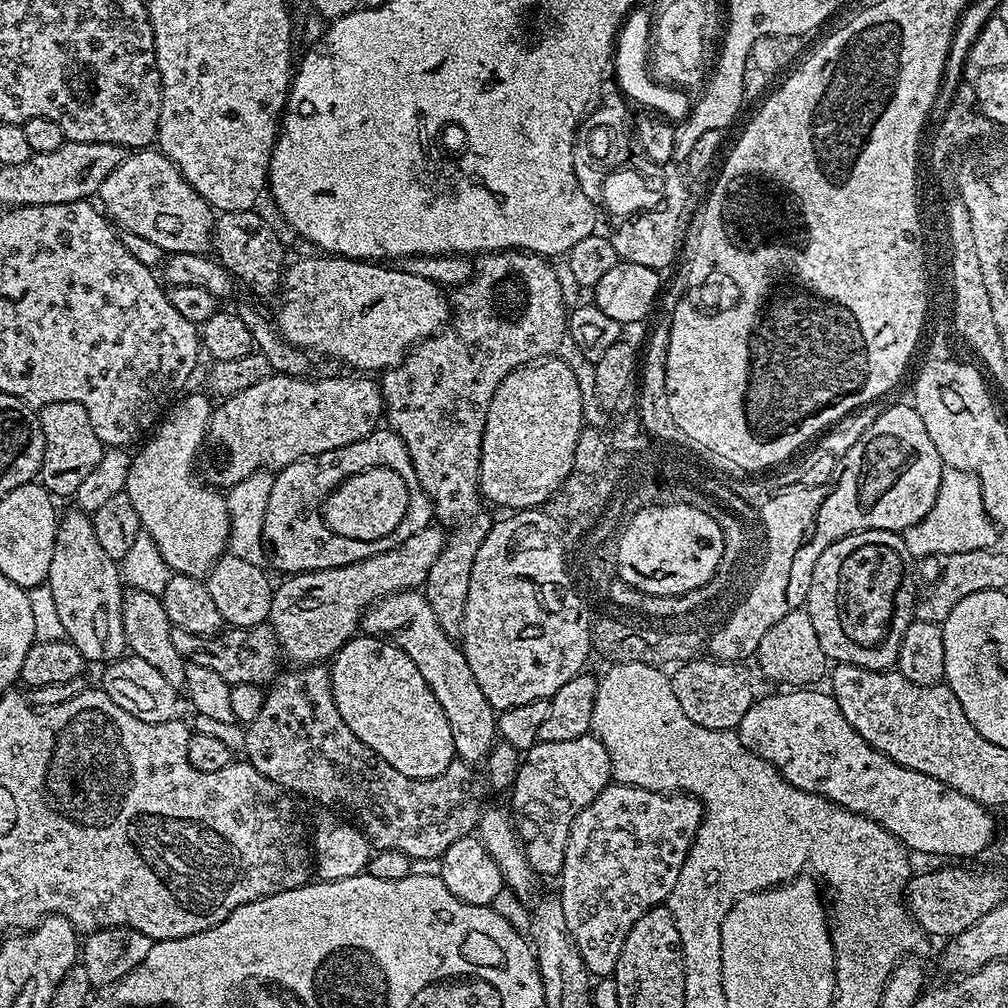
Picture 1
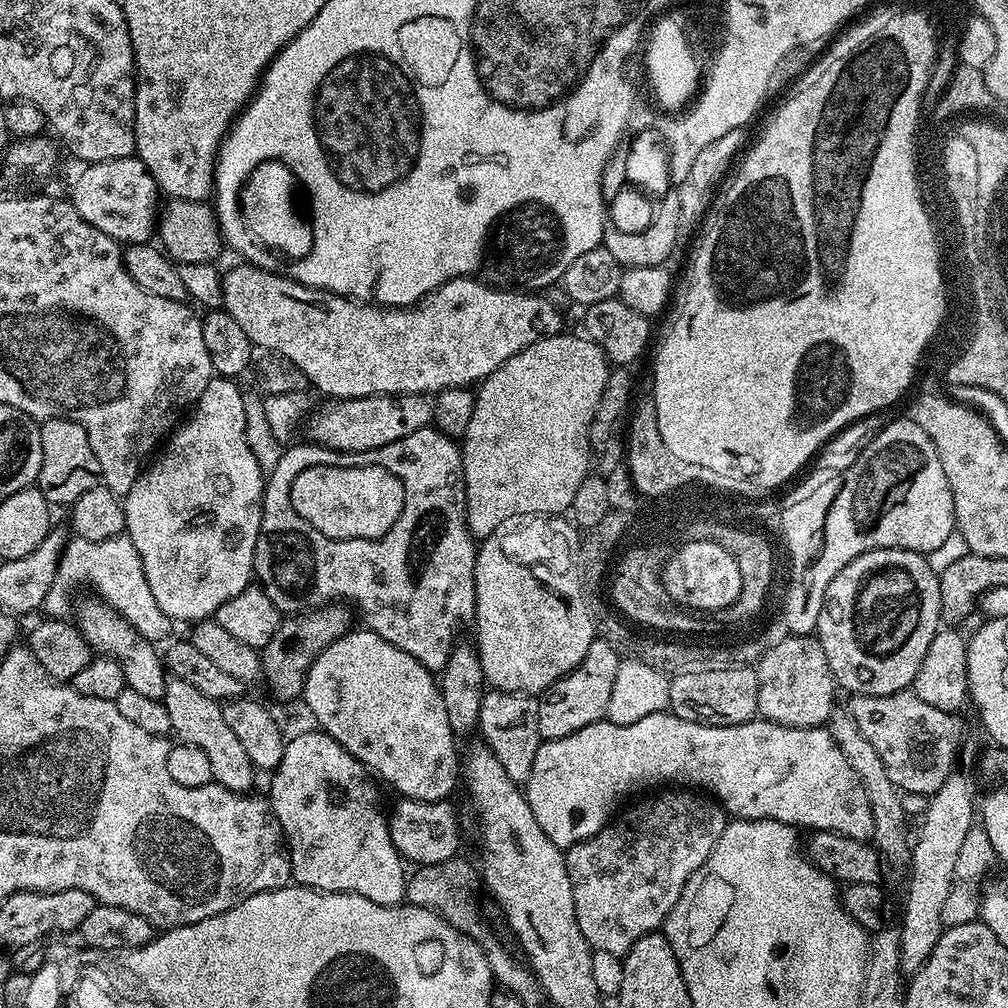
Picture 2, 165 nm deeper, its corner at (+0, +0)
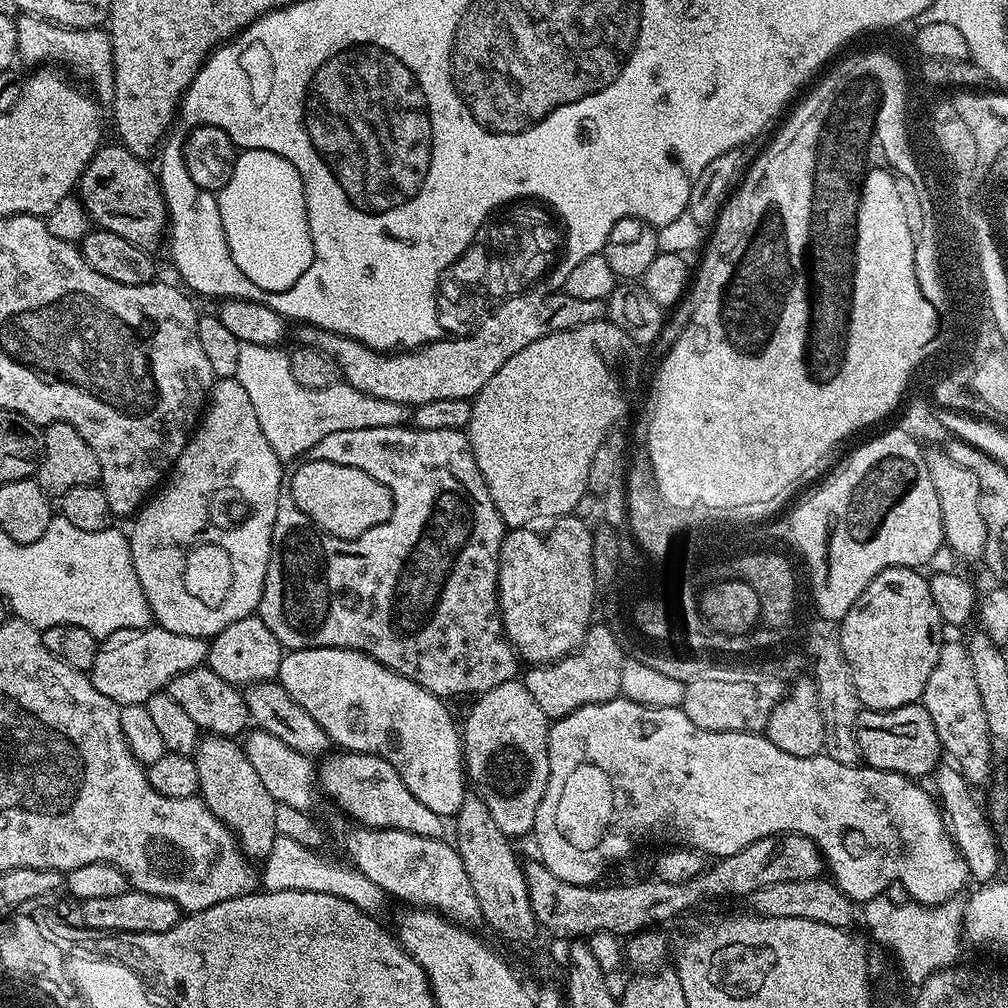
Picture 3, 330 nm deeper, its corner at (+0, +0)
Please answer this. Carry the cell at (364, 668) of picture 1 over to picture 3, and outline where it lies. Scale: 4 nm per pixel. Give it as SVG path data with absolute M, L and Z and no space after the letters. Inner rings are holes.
M298 648L285 651L280 663L278 682L284 687L286 694L290 694L290 698L294 698L294 702L298 702L298 706L302 706L302 710L306 710L306 714L310 714L310 718L314 718L314 722L318 722L318 726L322 726L322 730L326 730L328 739L333 745L340 744L336 746L349 752L374 754L378 758L390 762L390 766L394 766L394 770L398 770L398 778L402 778L402 782L406 782L406 790L410 790L410 794L414 794L427 809L438 815L449 818L455 817L456 811L462 806L466 795L466 769L462 751L462 732L457 721L456 724L452 721L452 716L448 713L447 706L444 705L447 703L441 697L435 696L430 690L423 688L417 680L411 680L408 676L398 674L393 668L382 666L382 662L378 662L374 657L367 656L364 652L359 652L353 648Z

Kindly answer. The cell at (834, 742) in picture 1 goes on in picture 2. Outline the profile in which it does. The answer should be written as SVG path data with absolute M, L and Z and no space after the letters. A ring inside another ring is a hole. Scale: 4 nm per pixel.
M665 710L646 714L646 718L638 718L638 722L629 724L614 724L605 718L590 726L582 726L582 730L566 738L547 741L546 756L547 752L548 760L537 759L535 768L530 770L526 795L530 810L534 810L534 818L538 818L538 826L542 826L546 838L562 850L573 848L578 842L601 832L621 807L623 796L639 788L652 788L655 784L703 790L719 801L729 817L738 820L777 820L800 830L841 832L855 840L872 837L873 814L866 790L850 762L846 762L831 731L824 726L795 728L763 718L753 718L734 726L718 726L690 722Z

